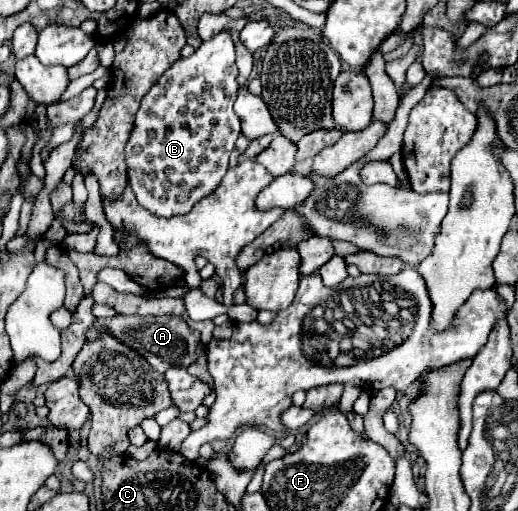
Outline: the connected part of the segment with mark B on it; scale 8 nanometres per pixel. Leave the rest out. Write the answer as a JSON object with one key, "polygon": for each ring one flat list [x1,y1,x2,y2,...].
{"polygon":[[223,30,211,40,201,42,201,46,189,58,179,58,141,100,131,138,125,146,127,178,137,196,137,202,151,214,163,218,187,214,195,202,199,202,219,186,229,168,229,154,241,132,237,114,233,110,239,88,235,78,235,42,231,38,231,32]]}

